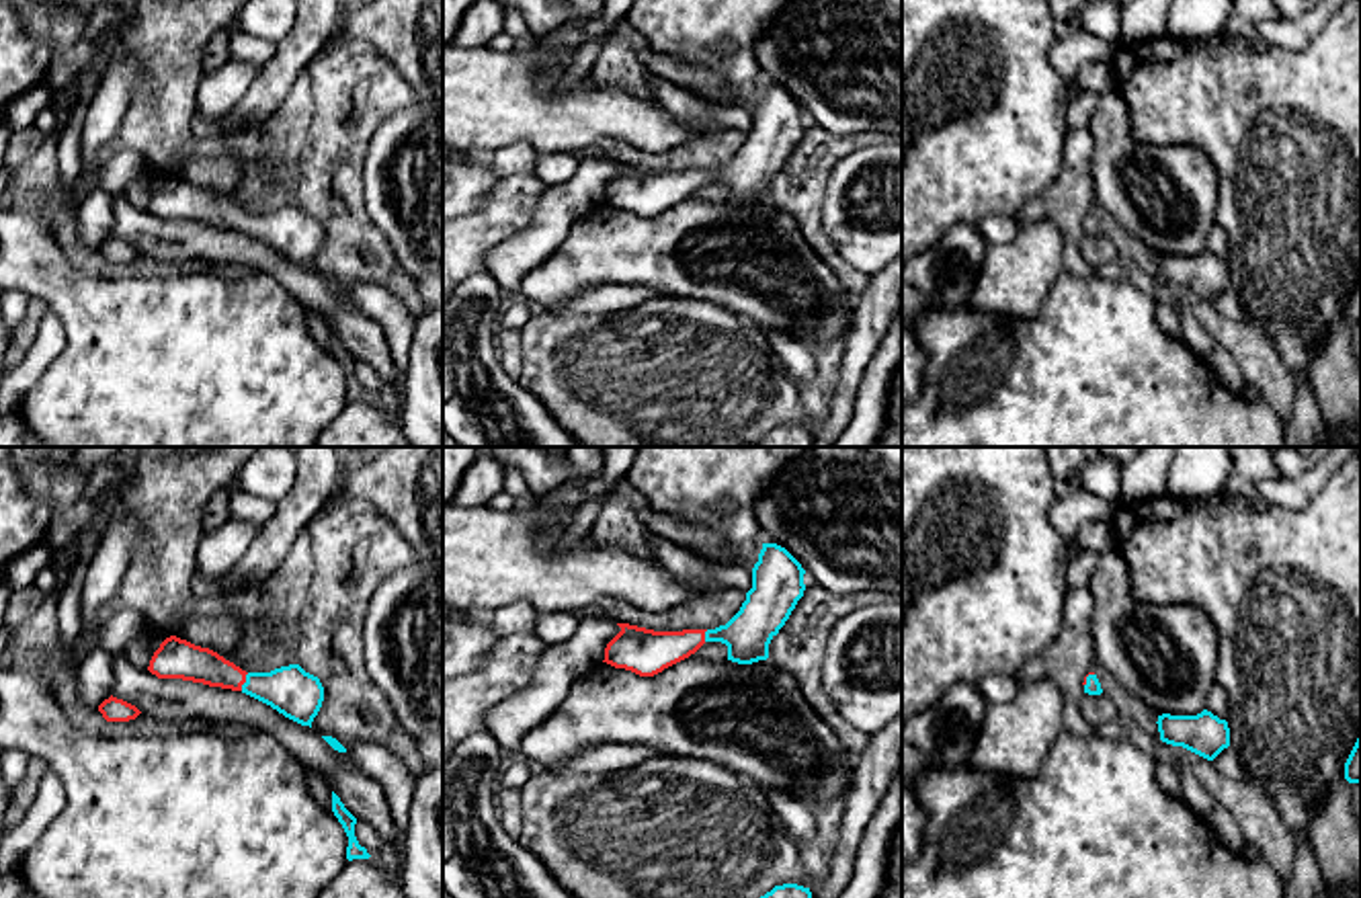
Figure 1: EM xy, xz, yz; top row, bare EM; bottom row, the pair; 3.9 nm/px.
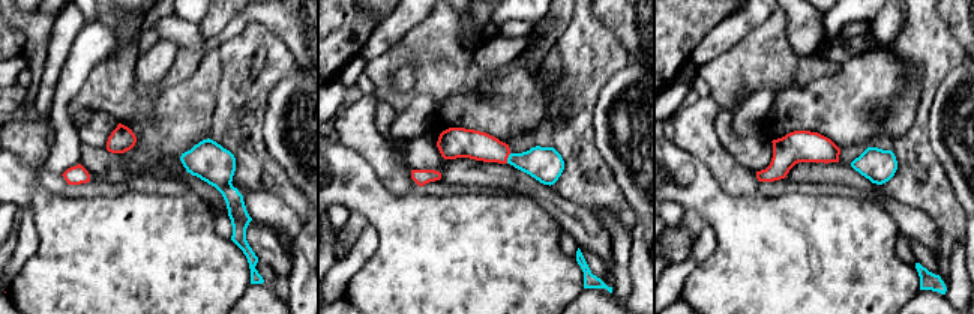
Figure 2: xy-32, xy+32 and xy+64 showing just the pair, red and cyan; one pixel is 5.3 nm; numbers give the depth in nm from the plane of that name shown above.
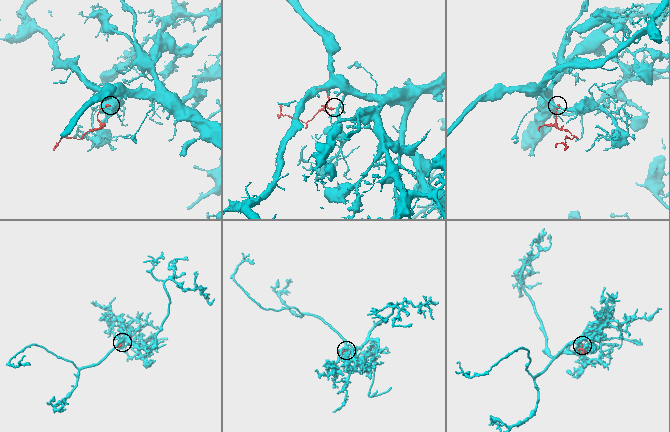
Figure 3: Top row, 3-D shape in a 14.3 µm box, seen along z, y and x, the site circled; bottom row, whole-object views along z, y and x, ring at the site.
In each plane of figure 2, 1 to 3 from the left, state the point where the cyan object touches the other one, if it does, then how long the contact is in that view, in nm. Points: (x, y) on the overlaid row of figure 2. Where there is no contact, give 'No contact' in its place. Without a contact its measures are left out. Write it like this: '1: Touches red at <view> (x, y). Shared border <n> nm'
1: No contact
2: Touches red at xy+32 (508, 156). Shared border 60 nm
3: No contact

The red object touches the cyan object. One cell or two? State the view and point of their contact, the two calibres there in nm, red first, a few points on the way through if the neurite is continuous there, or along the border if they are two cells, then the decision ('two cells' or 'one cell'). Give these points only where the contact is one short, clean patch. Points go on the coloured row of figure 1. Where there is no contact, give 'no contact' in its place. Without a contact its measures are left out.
xy (244, 681) | 150/190 nm | across xy (185, 661), (244, 681), (296, 694) | one cell

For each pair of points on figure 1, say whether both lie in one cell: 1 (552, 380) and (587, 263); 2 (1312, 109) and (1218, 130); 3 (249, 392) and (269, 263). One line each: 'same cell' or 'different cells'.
1: different cells
2: same cell
3: different cells

